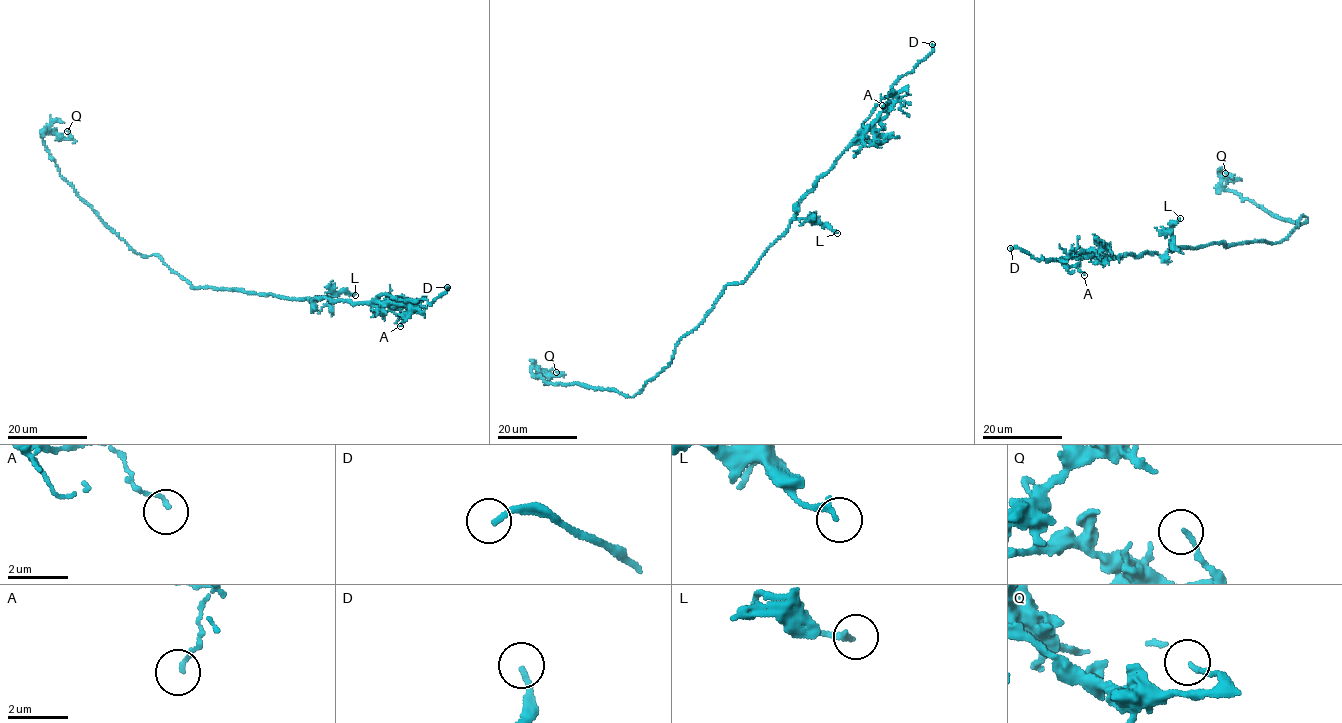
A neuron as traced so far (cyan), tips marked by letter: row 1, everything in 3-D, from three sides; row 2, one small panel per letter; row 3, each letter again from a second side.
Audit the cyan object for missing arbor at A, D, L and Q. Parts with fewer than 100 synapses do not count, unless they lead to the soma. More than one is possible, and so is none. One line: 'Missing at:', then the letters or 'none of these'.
Missing at: D

